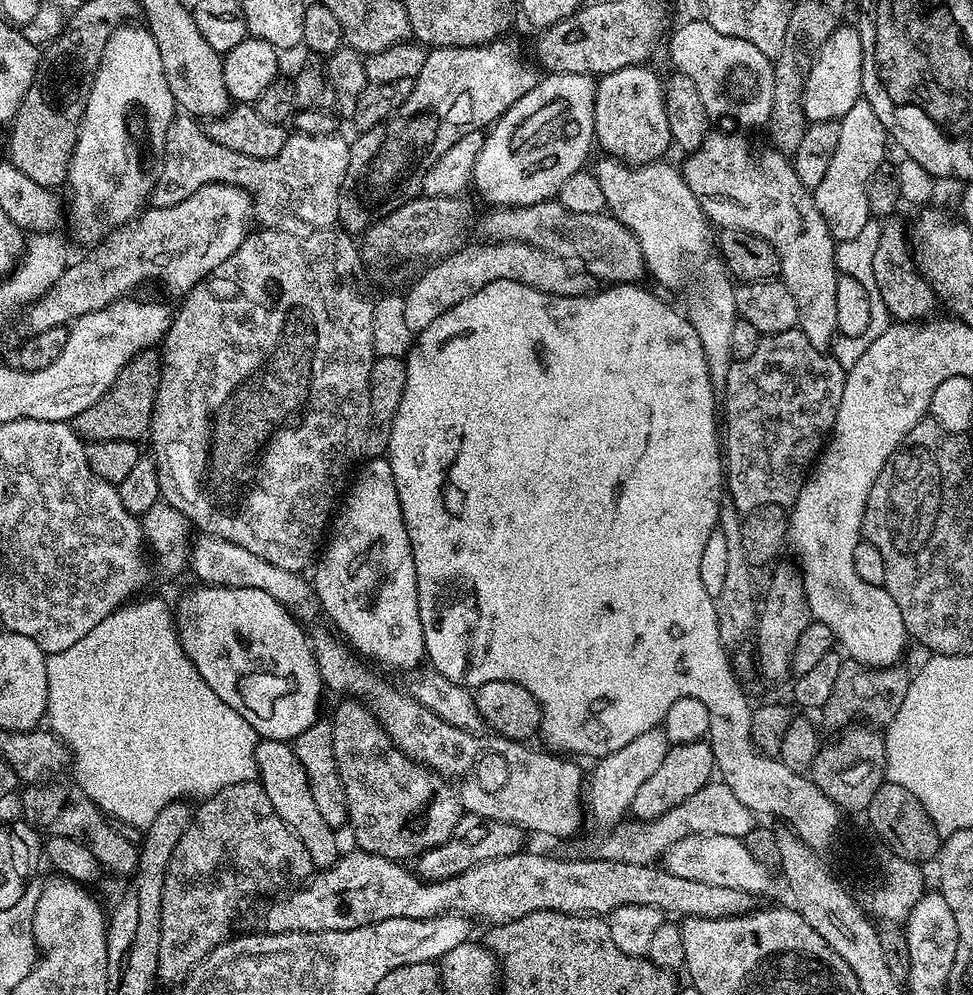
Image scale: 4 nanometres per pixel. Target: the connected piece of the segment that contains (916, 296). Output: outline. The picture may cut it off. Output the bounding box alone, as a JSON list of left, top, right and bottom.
[874,218,938,322]

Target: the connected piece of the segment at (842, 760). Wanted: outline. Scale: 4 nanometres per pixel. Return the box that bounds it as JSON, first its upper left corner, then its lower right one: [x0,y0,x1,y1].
[810,726,886,813]

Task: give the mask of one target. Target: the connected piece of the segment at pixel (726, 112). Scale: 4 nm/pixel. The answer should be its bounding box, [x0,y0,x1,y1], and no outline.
[668,19,774,128]

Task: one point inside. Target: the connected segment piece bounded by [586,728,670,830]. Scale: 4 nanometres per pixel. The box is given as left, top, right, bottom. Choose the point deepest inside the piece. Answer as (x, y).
(610, 791)

